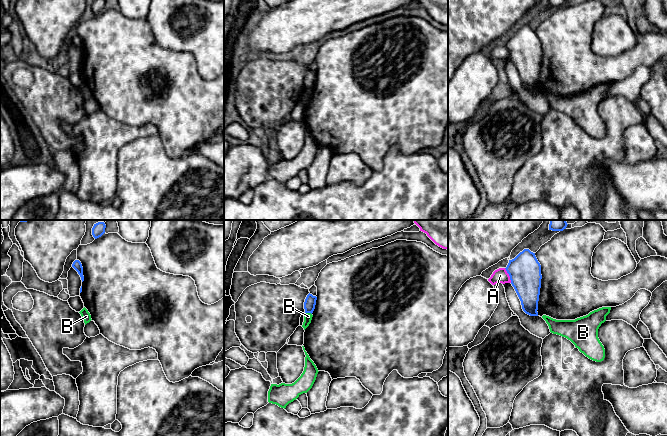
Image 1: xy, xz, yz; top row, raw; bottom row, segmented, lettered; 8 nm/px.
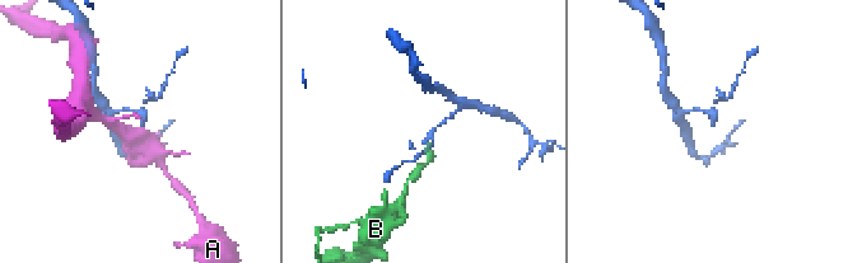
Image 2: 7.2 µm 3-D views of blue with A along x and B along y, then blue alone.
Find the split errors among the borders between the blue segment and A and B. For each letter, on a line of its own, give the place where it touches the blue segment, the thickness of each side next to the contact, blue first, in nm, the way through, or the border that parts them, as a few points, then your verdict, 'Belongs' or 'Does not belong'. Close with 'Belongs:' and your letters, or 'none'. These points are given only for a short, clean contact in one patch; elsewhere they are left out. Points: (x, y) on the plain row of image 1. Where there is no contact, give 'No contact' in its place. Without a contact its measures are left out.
A: Touches blue at yz (509, 51). Thickness 260 nm (blue) against 120 nm. Does not belong
B: Touches blue at xz (308, 88). Thickness 100 nm (blue) against 60 nm. Boundary: xz (305, 88), (311, 90). Does not belong
Belongs: none

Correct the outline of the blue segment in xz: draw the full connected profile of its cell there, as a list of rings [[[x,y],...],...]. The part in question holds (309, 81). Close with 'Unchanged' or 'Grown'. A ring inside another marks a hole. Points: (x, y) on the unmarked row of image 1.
[[[310,69],[307,71],[304,78],[305,89],[311,89],[311,90],[313,89],[316,81],[316,76],[317,76],[316,72],[313,72]]]. Unchanged

